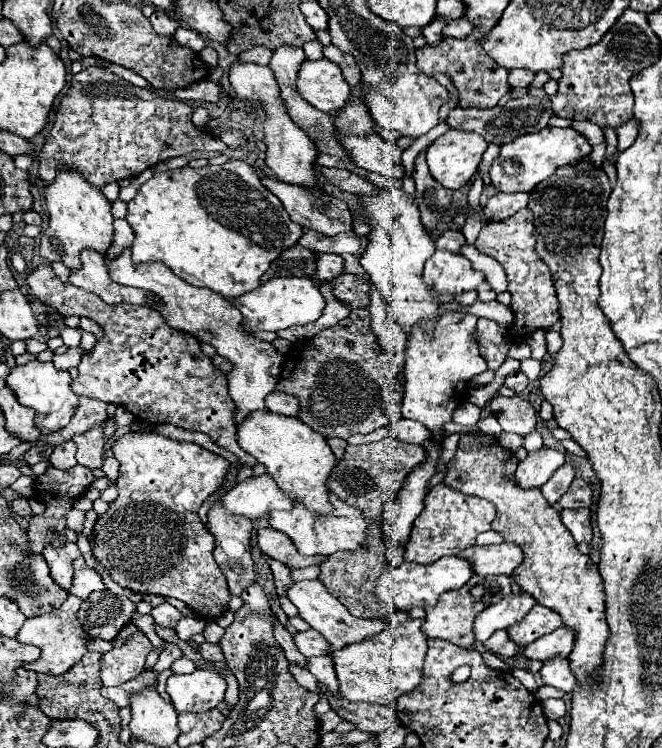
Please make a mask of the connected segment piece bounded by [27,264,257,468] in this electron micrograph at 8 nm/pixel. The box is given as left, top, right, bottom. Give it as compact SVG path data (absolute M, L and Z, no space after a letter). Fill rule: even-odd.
M47 264L29 272L27 284L41 302L53 306L63 316L87 316L105 332L105 338L91 352L85 352L77 366L79 374L71 382L71 390L75 390L77 396L125 406L135 418L147 424L173 424L185 430L205 432L217 446L233 452L243 466L253 468L257 464L257 460L237 444L237 428L231 422L235 406L227 394L227 376L203 354L201 342L195 336L173 330L163 316L149 306L107 306L91 292L65 286Z

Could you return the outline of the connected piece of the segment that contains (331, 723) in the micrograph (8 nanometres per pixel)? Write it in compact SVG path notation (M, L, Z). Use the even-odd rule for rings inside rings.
M329 710L327 714L319 716L319 724L321 724L321 730L335 730L335 726L341 722L343 718L337 716L333 710Z

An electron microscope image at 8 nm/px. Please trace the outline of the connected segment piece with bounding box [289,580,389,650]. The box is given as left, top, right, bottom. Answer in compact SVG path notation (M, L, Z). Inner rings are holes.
M303 580L303 582L295 582L289 588L289 600L297 606L299 616L317 632L321 632L329 642L331 642L331 650L335 648L343 648L347 644L353 642L361 642L361 640L369 640L372 636L379 634L389 626L389 622L385 620L359 620L355 616L349 614L349 610L327 592L327 588L319 582L319 580Z

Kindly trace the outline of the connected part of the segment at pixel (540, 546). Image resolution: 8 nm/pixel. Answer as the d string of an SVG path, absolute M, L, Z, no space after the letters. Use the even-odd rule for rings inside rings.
M465 434L459 440L453 460L447 462L443 484L463 494L479 496L495 504L496 518L492 530L501 534L505 542L513 542L523 550L523 562L513 570L511 578L519 588L555 610L563 618L563 626L573 630L575 644L569 654L571 672L579 686L597 686L601 682L595 672L603 666L603 650L609 638L609 626L603 618L605 594L597 564L575 546L571 532L563 526L557 510L553 510L539 490L519 490L515 486L517 458L505 450L493 436Z

